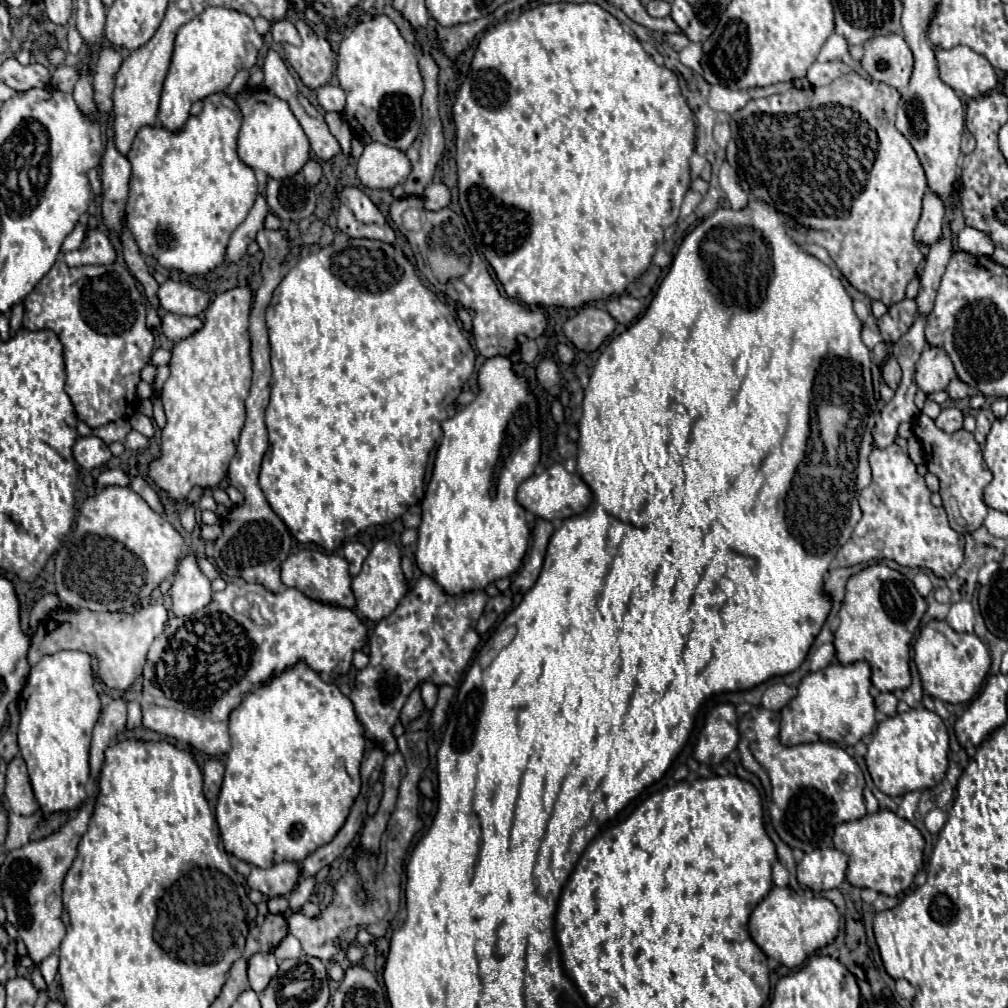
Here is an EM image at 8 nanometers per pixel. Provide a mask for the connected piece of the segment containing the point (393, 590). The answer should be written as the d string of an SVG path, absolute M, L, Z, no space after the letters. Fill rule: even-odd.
M378 541L370 549L362 571L352 579L352 591L356 597L356 609L362 611L368 621L382 621L398 607L406 593L406 579L400 569L400 549L392 541Z

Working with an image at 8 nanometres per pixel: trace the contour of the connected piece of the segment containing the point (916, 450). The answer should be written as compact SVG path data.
M912 436L908 439L908 453L917 466L924 461L924 451L916 436Z

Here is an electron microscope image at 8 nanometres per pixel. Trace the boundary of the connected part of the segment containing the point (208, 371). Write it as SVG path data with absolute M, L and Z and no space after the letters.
M248 285L228 289L216 295L216 299L204 311L204 325L194 335L174 343L170 359L170 377L162 389L162 405L168 417L162 429L162 455L150 463L150 477L172 499L184 499L192 487L216 487L226 475L228 463L236 453L236 443L244 427L244 401L250 391L252 359L248 337L248 315L252 303L252 289Z

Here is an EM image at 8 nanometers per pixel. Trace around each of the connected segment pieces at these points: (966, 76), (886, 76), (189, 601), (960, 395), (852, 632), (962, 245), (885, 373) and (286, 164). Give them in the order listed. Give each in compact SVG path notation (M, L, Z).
M962 45L952 49L936 49L936 63L940 79L966 97L988 93L998 83L994 67L988 59Z
M886 35L870 39L864 45L866 53L862 57L862 67L876 81L888 83L896 89L904 89L908 79L912 77L914 55L910 55L910 47L900 35Z
M188 555L178 563L174 583L170 589L172 611L176 617L188 617L210 603L210 581L198 569L196 557Z
M952 379L948 385L948 395L952 399L964 399L968 395L968 385L962 379Z
M874 563L862 569L860 573L852 575L846 583L846 599L840 609L840 625L834 633L834 647L836 647L836 659L840 663L854 663L854 661L866 661L872 669L872 685L880 691L896 691L906 689L910 685L910 639L926 611L926 601L918 591L914 589L912 581L906 579L902 573L890 569L884 563Z
M964 227L958 233L958 249L970 253L970 255L992 255L994 253L994 243L984 235L982 231L976 231L974 227Z
M890 357L890 359L884 363L884 367L882 367L882 377L884 377L884 381L886 381L888 387L892 387L892 389L898 387L900 377L902 377L902 371L900 371L900 365L898 365L898 361L896 361L894 357Z
M260 87L254 89L244 89L238 95L238 105L242 109L244 121L242 121L242 129L238 135L238 157L252 169L262 169L270 179L286 179L288 175L296 175L296 171L300 171L312 157L310 157L310 143L306 133L302 131L300 123L296 121L294 113L290 111L288 103L284 103L282 99L272 97L270 93L266 93Z

